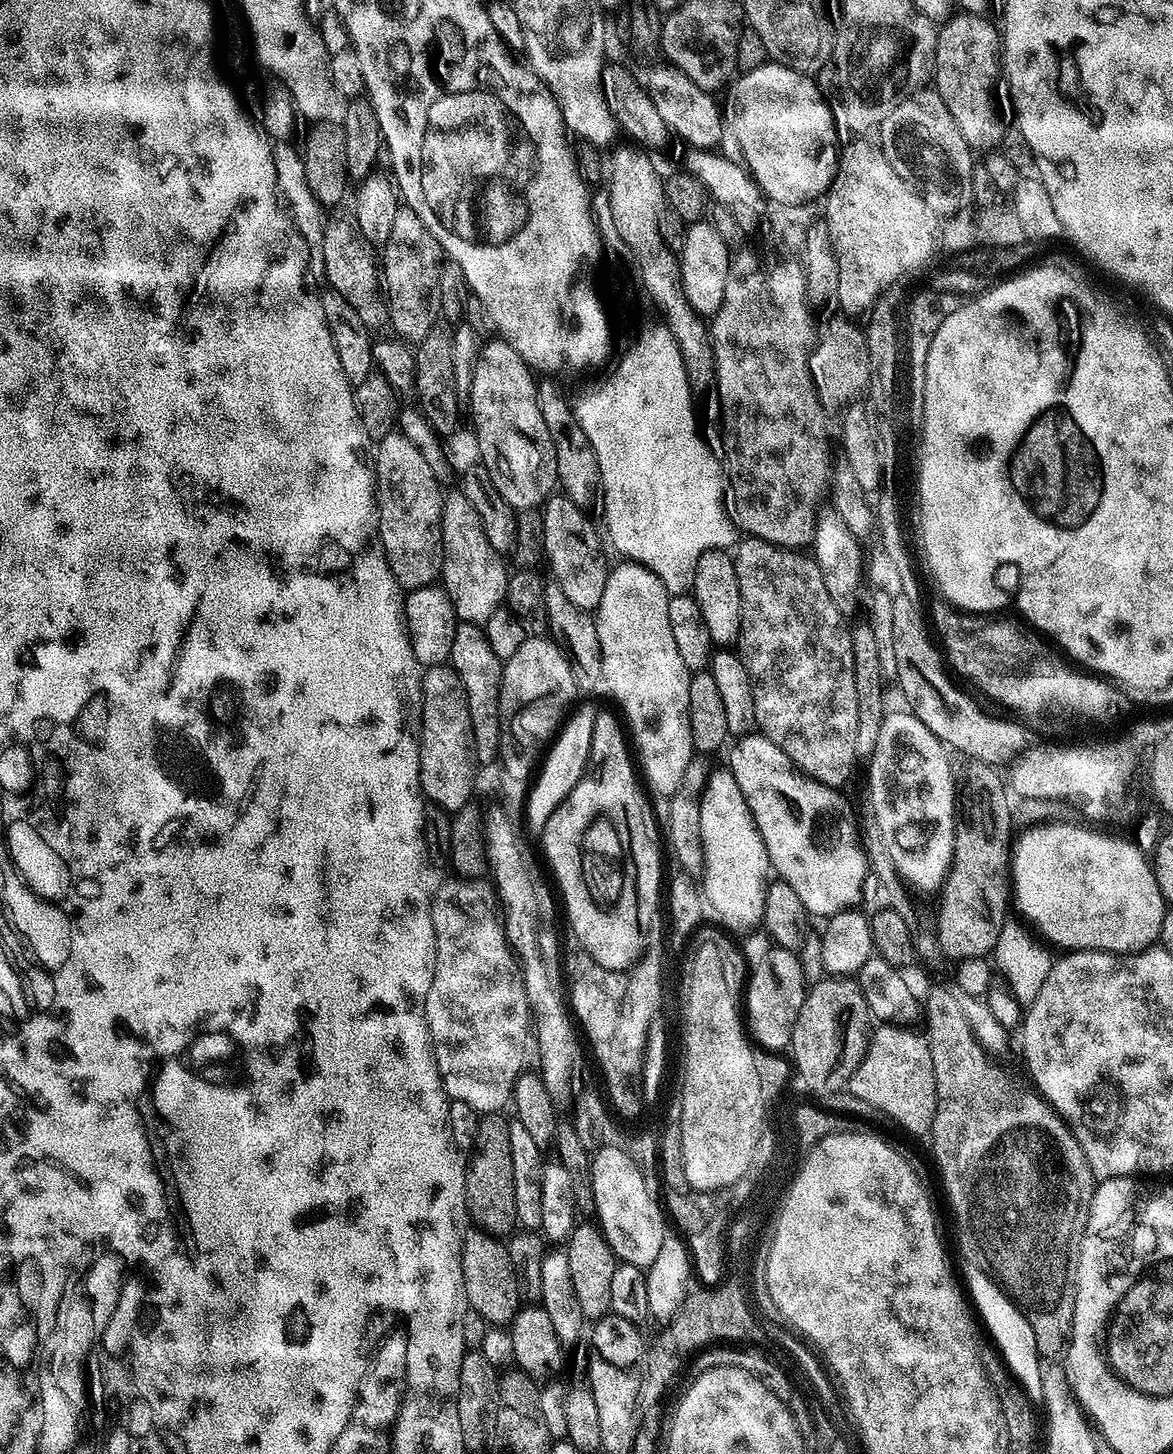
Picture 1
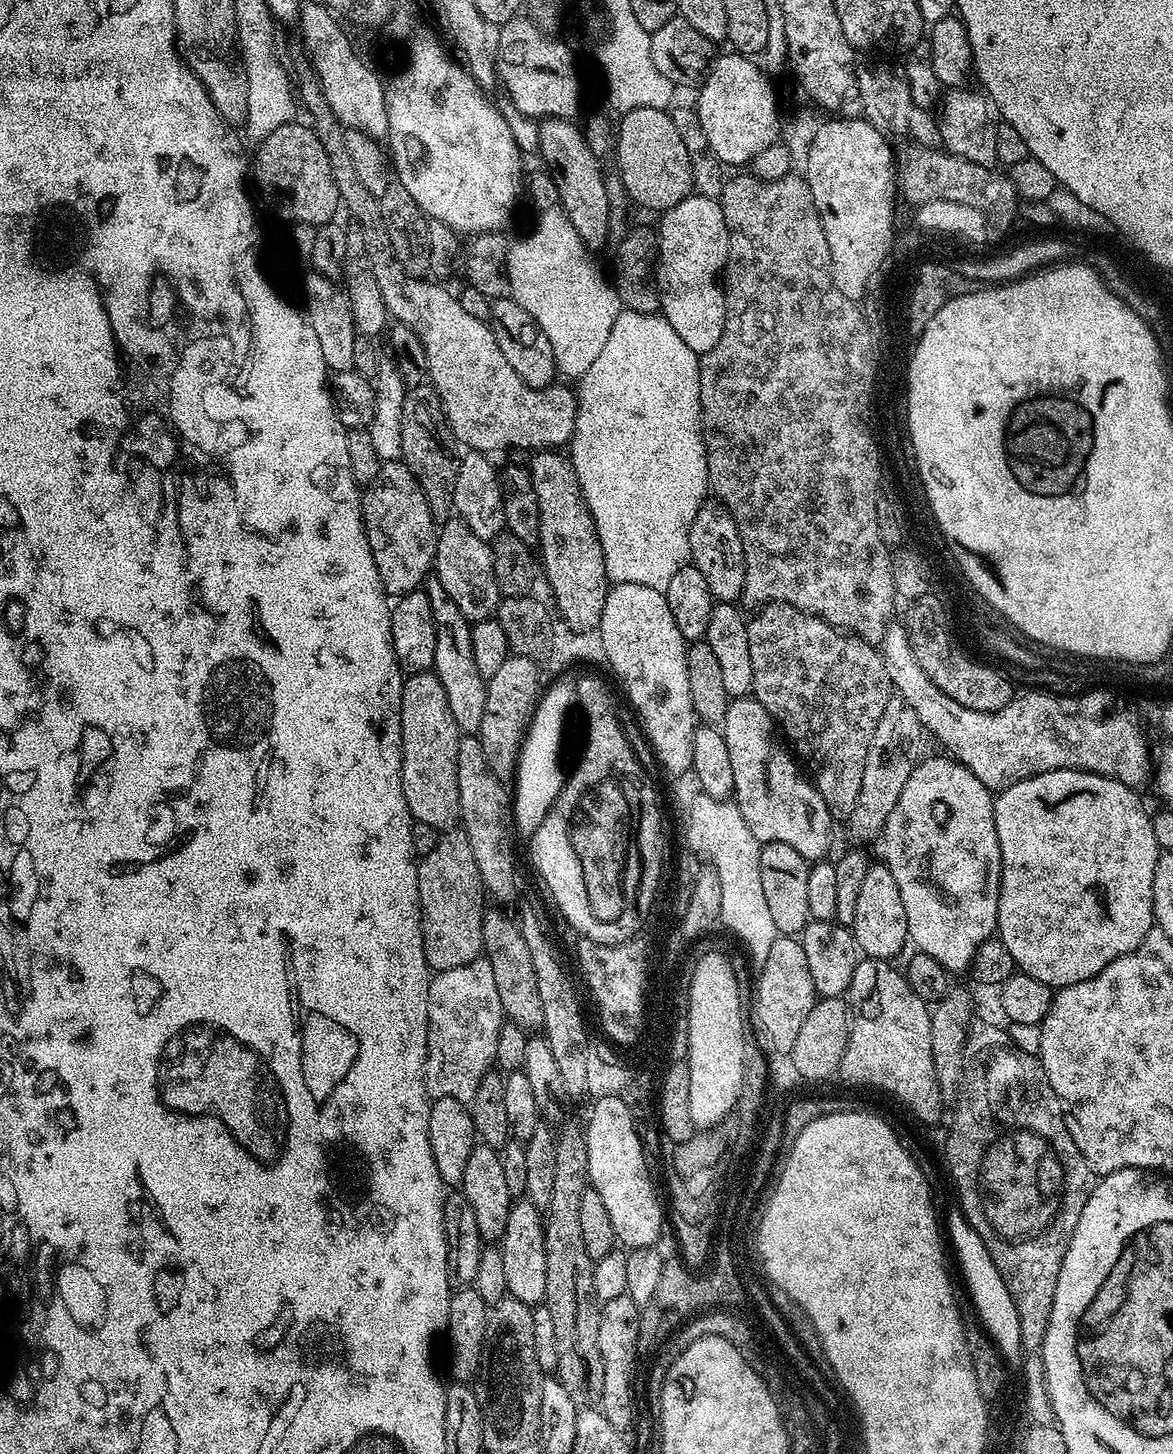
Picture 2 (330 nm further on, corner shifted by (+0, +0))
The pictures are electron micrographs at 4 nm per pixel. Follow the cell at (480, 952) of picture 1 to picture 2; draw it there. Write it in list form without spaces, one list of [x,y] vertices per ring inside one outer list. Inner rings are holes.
[[[486,959],[474,960],[466,966],[458,966],[454,970],[442,970],[435,973],[428,981],[428,1057],[424,1060],[424,1085],[432,1098],[458,1098],[470,1102],[474,1098],[474,1090],[482,1082],[482,1078],[488,1075],[493,1067],[496,1051],[498,1050],[498,1030],[506,1022],[502,1002],[498,1002],[498,986],[494,983],[494,970],[490,970],[490,962]]]

